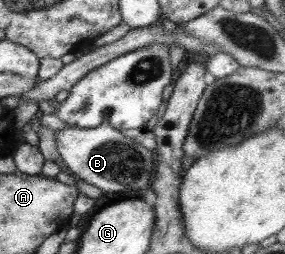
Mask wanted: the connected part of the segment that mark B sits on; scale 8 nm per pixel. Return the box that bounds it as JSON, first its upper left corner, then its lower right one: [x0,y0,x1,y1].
[54,123,155,194]

